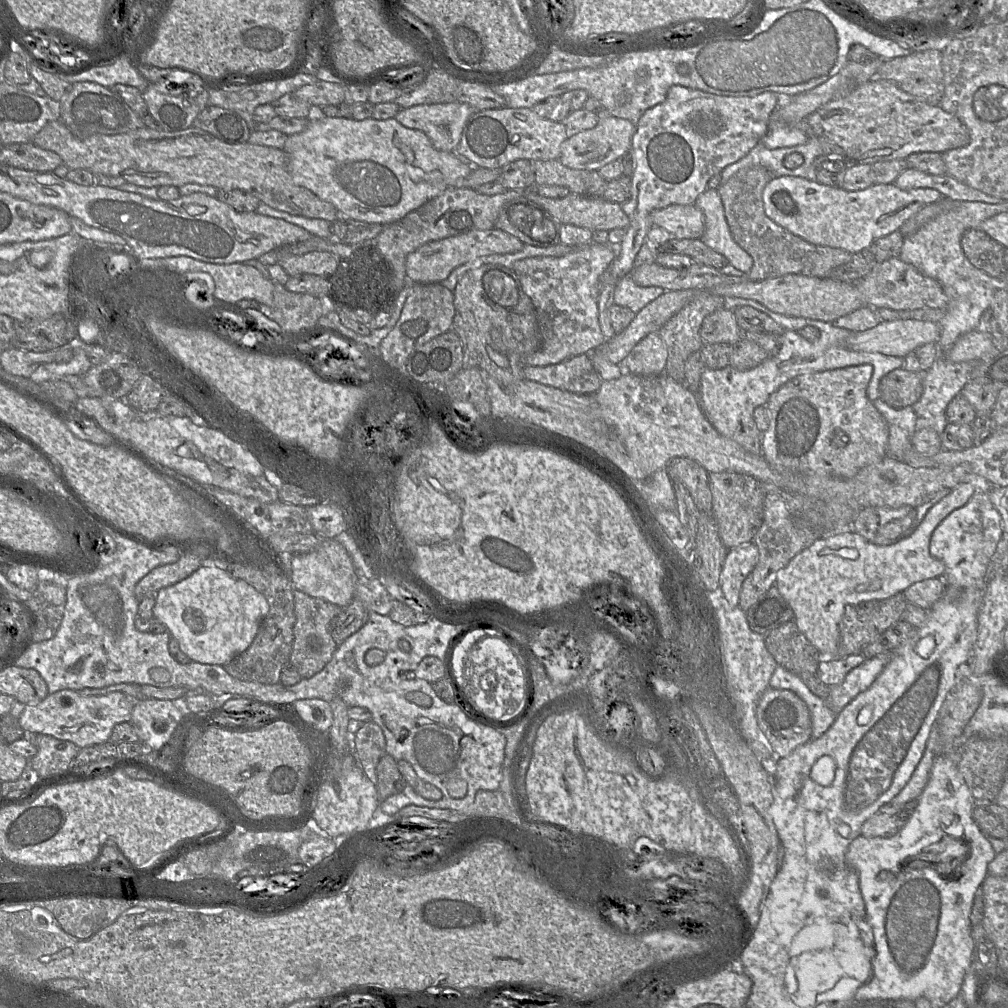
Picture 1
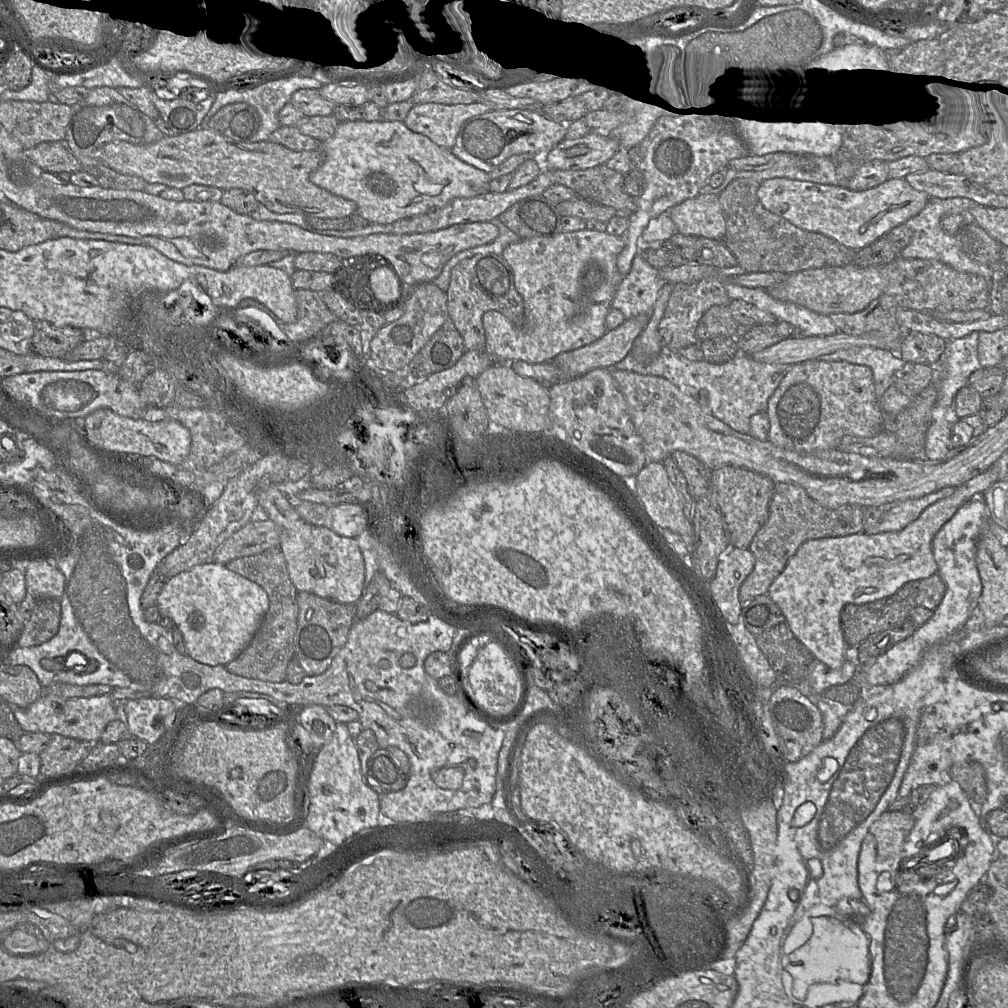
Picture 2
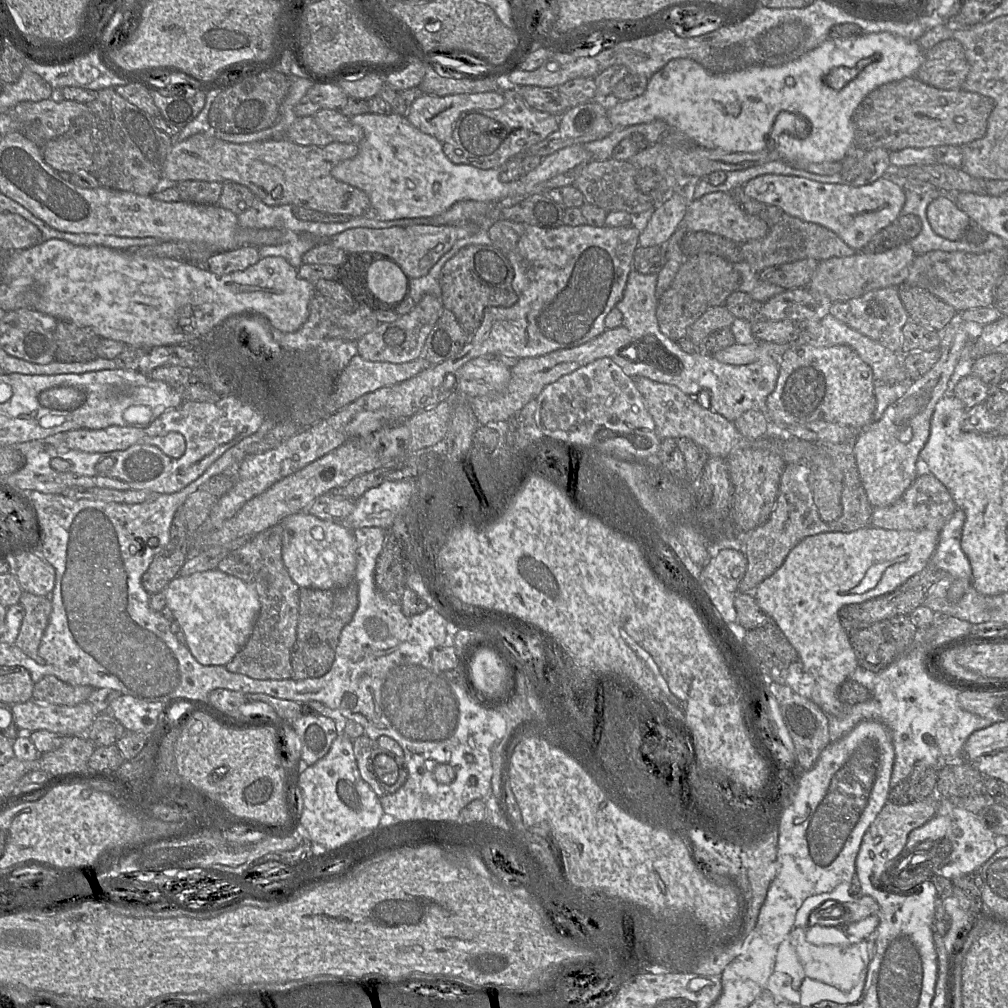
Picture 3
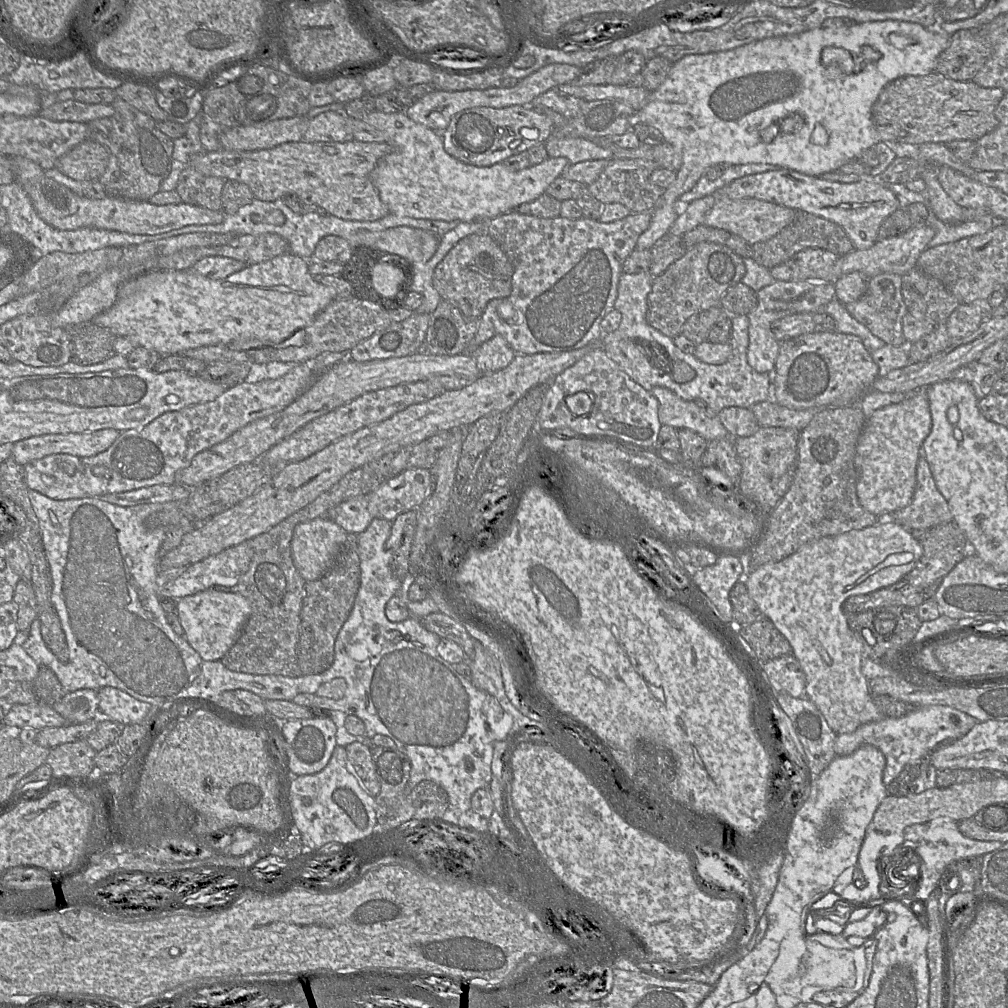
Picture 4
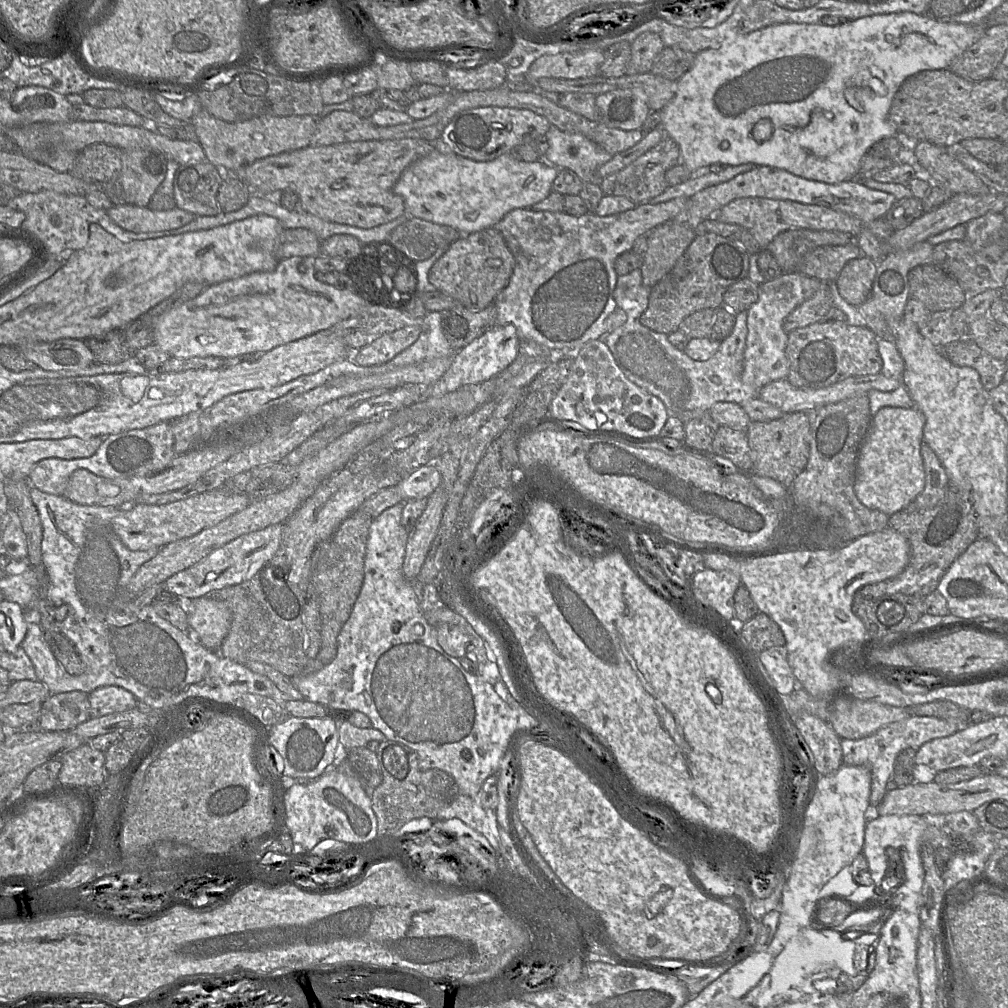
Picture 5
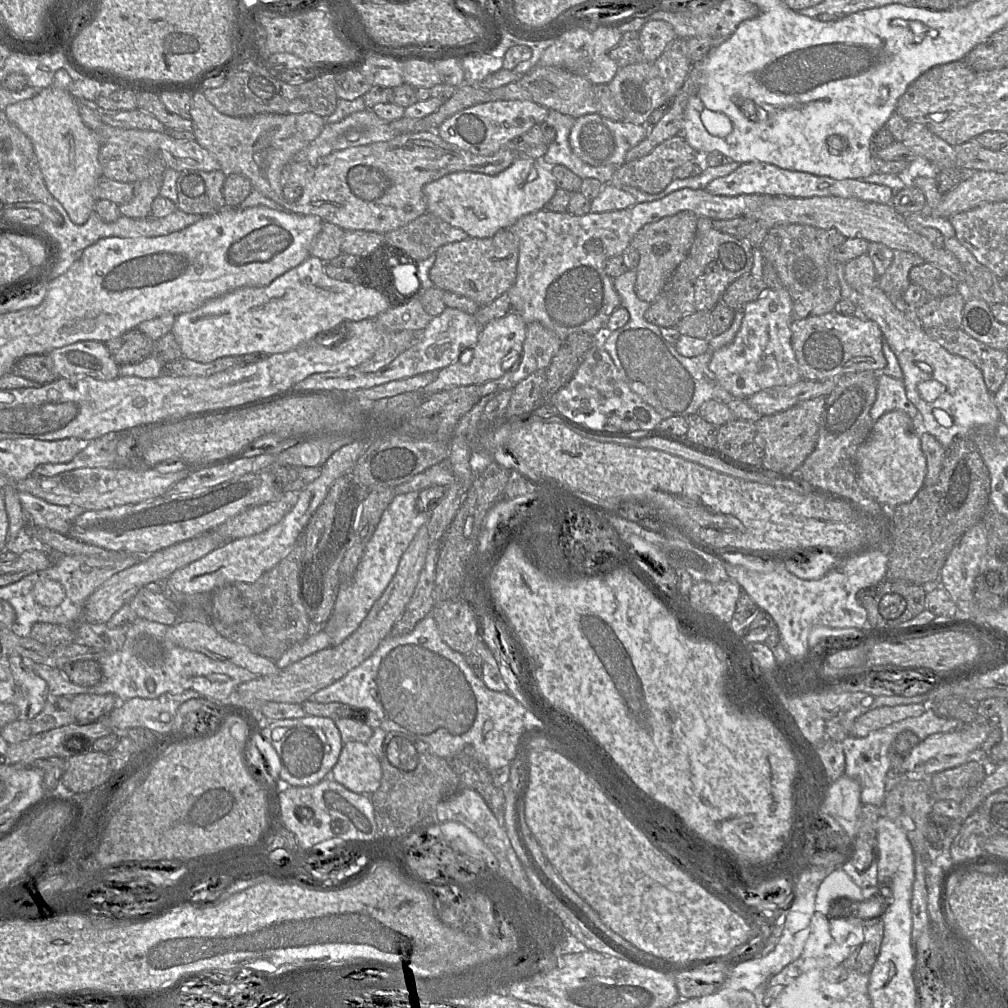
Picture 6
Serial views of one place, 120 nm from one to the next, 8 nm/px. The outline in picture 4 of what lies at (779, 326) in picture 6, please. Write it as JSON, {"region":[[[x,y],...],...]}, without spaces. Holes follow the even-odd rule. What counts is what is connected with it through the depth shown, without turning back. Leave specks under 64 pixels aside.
{"region":[[[774,281],[757,292],[756,308],[747,316],[749,319],[748,364],[759,373],[773,374],[781,343],[773,336],[771,325],[786,316],[798,313],[815,314],[836,296],[834,283],[830,281]]]}

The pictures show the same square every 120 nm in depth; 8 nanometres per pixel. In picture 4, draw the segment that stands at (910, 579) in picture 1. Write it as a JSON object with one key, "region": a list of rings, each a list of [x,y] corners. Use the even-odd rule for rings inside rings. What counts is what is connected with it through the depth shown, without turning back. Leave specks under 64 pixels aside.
{"region":[[[879,519],[878,523],[861,530],[851,530],[837,536],[828,536],[811,541],[800,547],[794,554],[781,561],[763,564],[756,569],[751,569],[744,576],[744,583],[748,593],[757,604],[762,615],[768,618],[790,643],[792,655],[798,660],[805,674],[805,697],[817,706],[825,717],[828,725],[837,735],[853,732],[863,724],[879,721],[886,717],[874,703],[872,694],[869,691],[868,679],[862,674],[862,666],[863,661],[866,659],[866,651],[861,641],[856,637],[847,623],[843,613],[843,603],[851,596],[869,594],[895,584],[915,567],[922,555],[923,547],[920,542],[912,536],[910,530],[893,520]]]}

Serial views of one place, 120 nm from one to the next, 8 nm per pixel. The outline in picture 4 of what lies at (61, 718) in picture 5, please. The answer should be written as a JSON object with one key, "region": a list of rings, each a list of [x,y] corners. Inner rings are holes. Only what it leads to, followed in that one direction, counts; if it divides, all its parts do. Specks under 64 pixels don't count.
{"region":[[[79,689],[67,693],[52,705],[69,724],[79,724],[99,717],[99,694],[94,689]]]}

